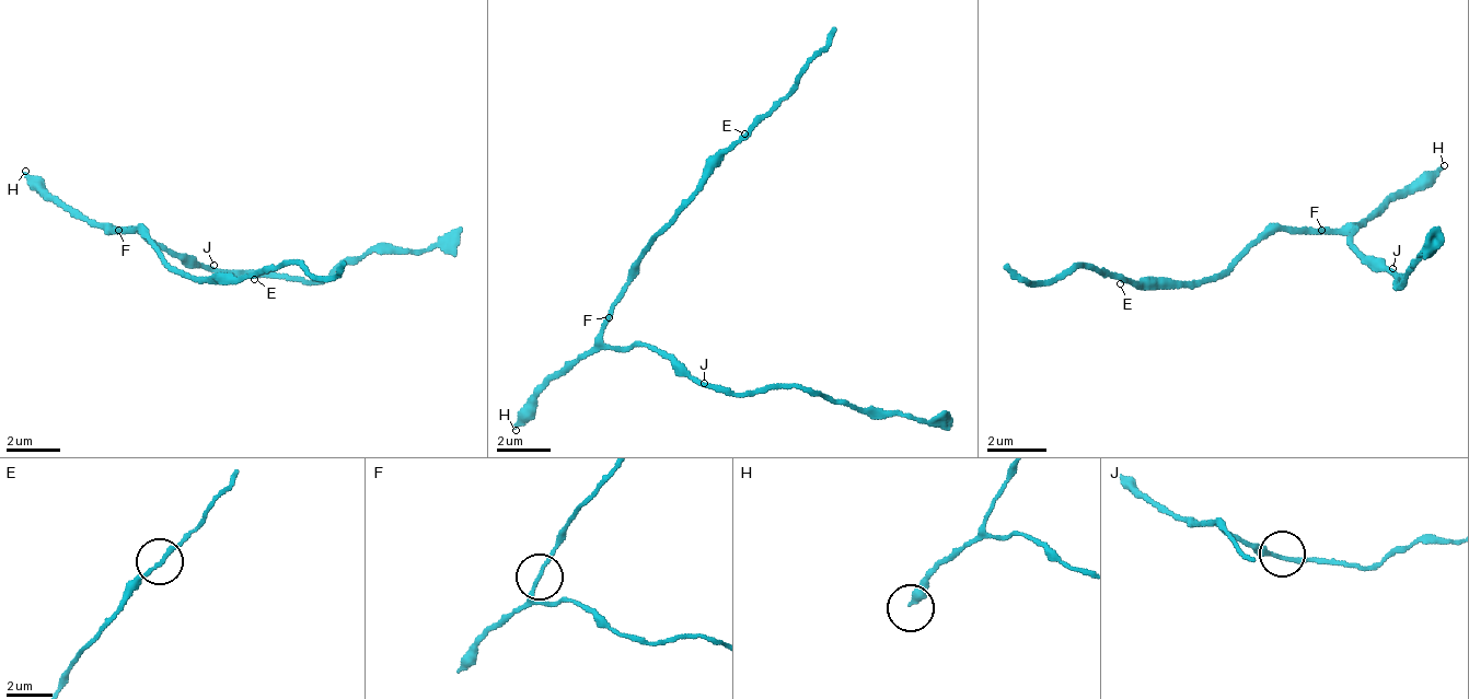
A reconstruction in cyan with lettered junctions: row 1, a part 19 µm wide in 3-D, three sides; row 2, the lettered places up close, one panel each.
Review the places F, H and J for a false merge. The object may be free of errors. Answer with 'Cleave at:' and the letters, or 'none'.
Cleave at: none

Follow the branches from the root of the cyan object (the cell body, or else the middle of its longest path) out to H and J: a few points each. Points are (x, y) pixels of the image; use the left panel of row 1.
H: (113, 232), (72, 218), (25, 171)
J: (113, 232), (140, 232), (173, 252), (187, 252), (200, 265), (214, 265)

